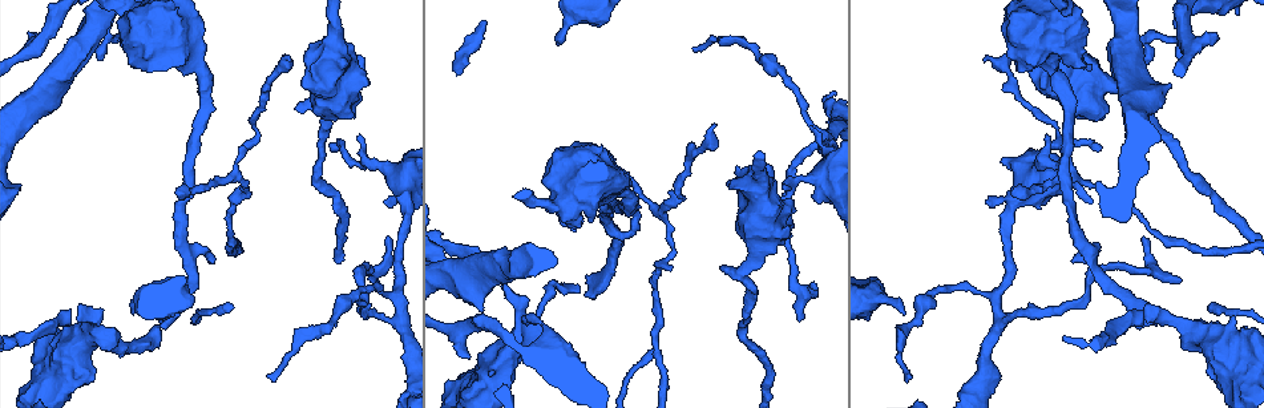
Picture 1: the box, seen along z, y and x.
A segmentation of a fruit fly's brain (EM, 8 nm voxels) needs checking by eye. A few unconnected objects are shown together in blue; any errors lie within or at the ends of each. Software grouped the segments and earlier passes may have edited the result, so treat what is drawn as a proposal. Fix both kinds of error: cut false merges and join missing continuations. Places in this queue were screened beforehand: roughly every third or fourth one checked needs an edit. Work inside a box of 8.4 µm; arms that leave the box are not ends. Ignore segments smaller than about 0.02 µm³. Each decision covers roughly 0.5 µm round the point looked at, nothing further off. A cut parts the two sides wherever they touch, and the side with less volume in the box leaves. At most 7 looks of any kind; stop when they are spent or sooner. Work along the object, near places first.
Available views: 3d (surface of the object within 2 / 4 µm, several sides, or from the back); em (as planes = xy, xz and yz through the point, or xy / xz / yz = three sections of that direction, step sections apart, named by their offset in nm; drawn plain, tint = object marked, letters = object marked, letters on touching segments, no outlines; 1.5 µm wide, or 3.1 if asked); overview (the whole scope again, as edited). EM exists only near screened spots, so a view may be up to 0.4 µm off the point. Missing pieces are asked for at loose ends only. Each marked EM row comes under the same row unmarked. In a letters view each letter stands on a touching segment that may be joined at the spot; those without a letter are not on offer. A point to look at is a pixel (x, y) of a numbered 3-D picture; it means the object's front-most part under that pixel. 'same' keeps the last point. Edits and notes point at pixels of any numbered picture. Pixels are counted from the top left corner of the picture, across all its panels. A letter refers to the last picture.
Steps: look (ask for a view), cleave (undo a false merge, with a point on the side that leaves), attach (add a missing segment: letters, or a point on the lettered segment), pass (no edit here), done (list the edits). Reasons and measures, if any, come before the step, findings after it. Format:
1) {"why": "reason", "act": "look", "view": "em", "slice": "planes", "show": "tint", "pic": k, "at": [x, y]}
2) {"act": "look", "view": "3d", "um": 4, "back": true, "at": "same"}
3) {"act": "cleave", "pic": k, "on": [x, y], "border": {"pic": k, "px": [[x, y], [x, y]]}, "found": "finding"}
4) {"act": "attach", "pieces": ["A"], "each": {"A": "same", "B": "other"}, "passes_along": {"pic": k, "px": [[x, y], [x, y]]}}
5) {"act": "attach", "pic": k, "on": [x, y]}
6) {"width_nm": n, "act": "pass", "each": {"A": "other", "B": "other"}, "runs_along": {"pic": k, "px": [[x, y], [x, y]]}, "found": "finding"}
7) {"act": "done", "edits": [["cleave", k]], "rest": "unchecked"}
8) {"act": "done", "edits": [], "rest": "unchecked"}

{"why": "thin end", "act": "look", "view": "3d", "um": 4, "pic": 1, "at": [1147, 57]}

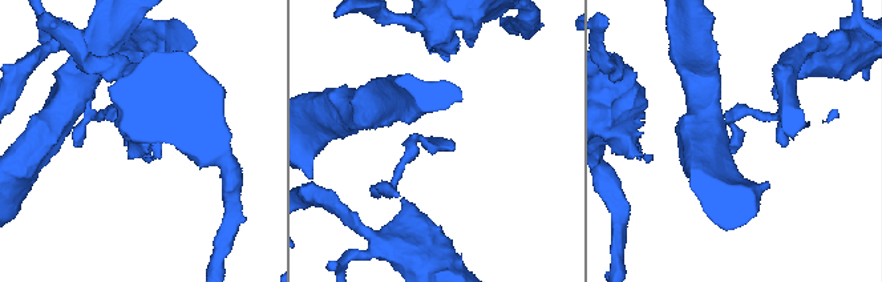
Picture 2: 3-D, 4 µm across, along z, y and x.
{"why": "shape alone is not enough", "act": "look", "view": "em", "slice": "xy", "step": 8, "show": "letters", "pic": 2, "at": [450, 141]}

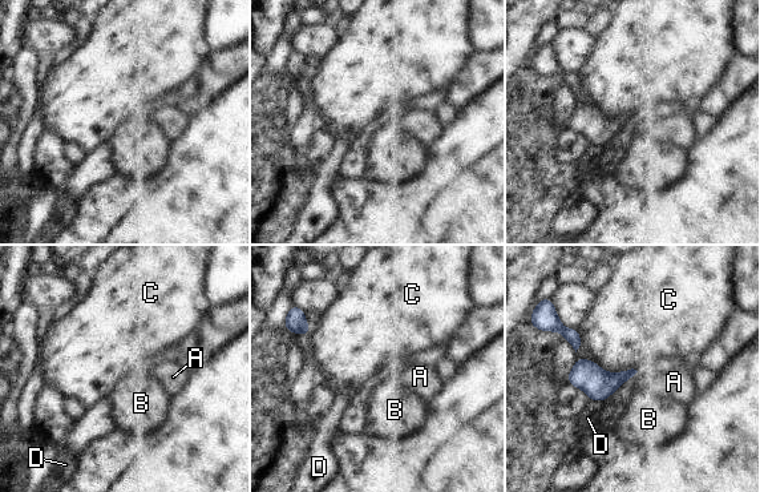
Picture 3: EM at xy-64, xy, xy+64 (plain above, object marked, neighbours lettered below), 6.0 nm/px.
{"act": "pass", "each": {"A": "other", "B": "other", "C": "other", "D": "other"}, "border": {"pic": 3, "px": [[638, 371], [629, 379]]}, "found": "none of them fits"}

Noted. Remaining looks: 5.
{"why": "an open end", "act": "look", "view": "3d", "um": 2, "pic": 1, "at": [1245, 326]}

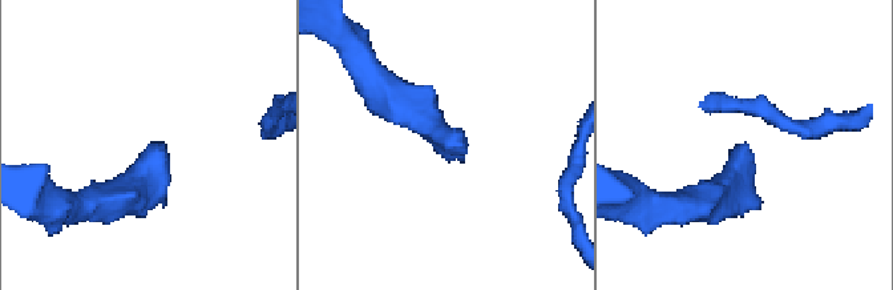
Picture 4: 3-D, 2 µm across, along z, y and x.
{"act": "look", "view": "em", "slice": "planes", "show": "letters", "pic": 4, "at": [461, 145]}

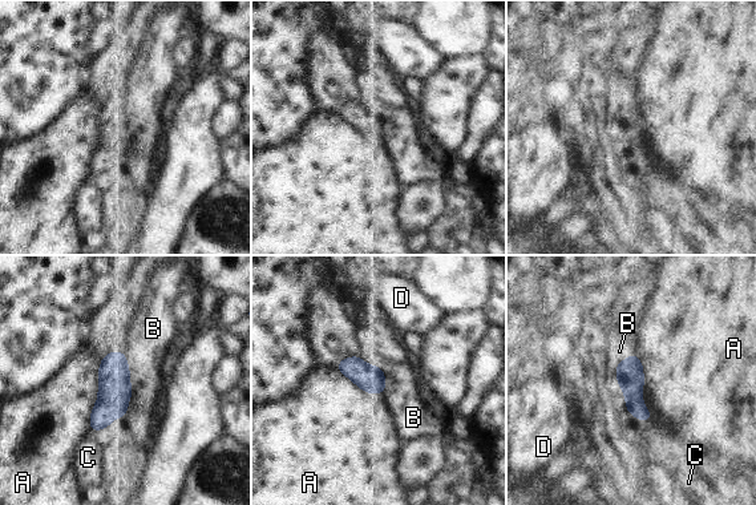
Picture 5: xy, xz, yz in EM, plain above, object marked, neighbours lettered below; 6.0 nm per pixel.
{"width_nm": 160, "act": "attach", "pieces": ["B"], "each": {"A": "other", "B": "same", "C": "other", "D": "other"}, "found": "it goes on there"}

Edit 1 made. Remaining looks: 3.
{"act": "look", "view": "overview"}

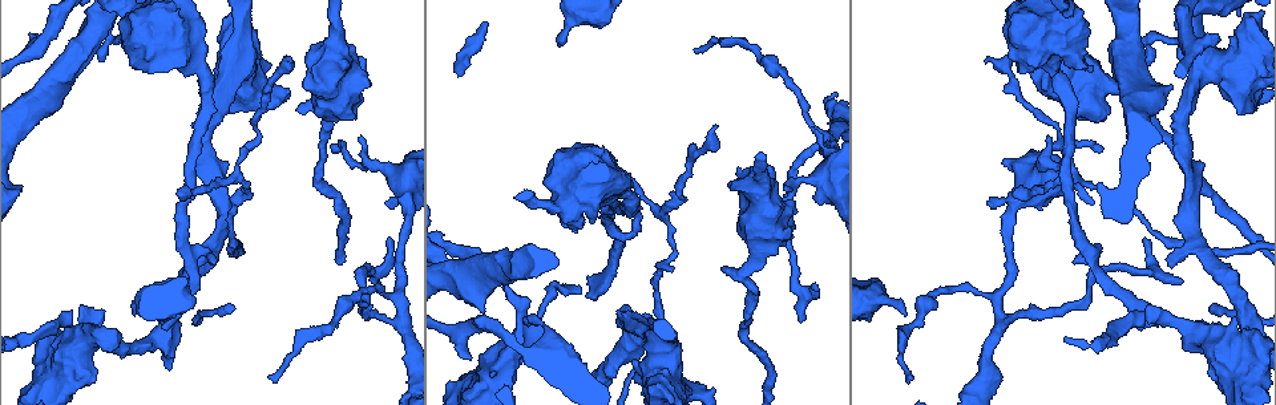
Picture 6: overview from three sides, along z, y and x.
{"why": "free end", "act": "look", "view": "em", "slice": "planes", "show": "letters", "pic": 6, "at": [597, 298]}

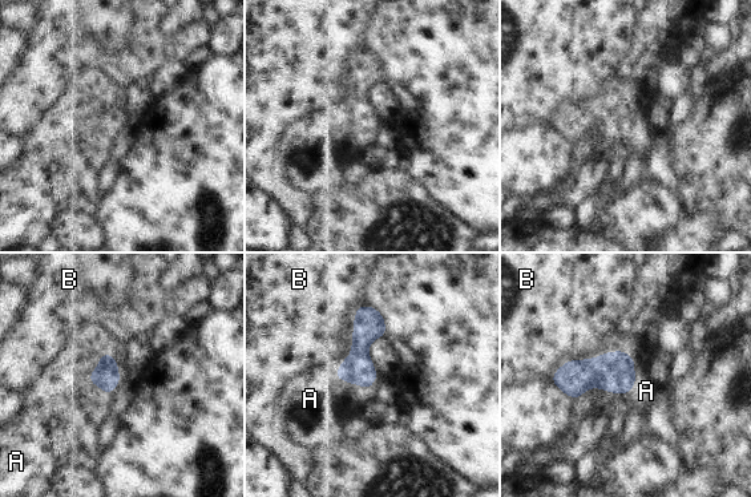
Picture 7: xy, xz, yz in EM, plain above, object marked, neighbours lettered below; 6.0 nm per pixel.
{"act": "attach", "pieces": ["A"], "each": {"A": "same", "B": "other"}, "passes_along": {"pic": 7, "px": [[107, 376], [89, 378], [73, 415]]}, "found": "the neuron continues"}

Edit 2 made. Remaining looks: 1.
{"act": "done", "edits": [["attach", 5], ["attach", 7]], "rest": "unchecked"}

